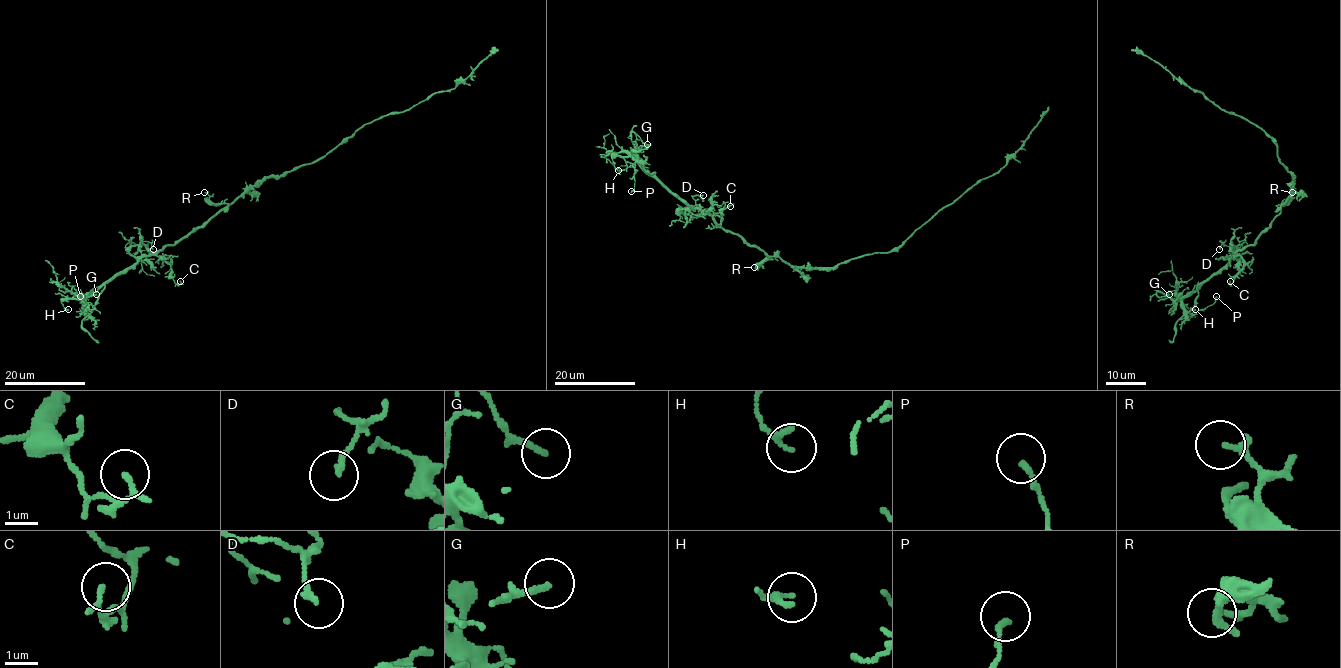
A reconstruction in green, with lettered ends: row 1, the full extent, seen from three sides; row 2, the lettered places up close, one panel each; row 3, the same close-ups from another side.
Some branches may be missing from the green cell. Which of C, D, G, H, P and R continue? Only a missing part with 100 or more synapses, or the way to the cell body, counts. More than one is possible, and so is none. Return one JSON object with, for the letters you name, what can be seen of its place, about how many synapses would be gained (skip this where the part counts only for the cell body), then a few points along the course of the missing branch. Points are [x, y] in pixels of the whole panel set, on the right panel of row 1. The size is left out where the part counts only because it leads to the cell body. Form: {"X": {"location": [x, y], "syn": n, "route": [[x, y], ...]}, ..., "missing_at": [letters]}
{"missing_at": []}

